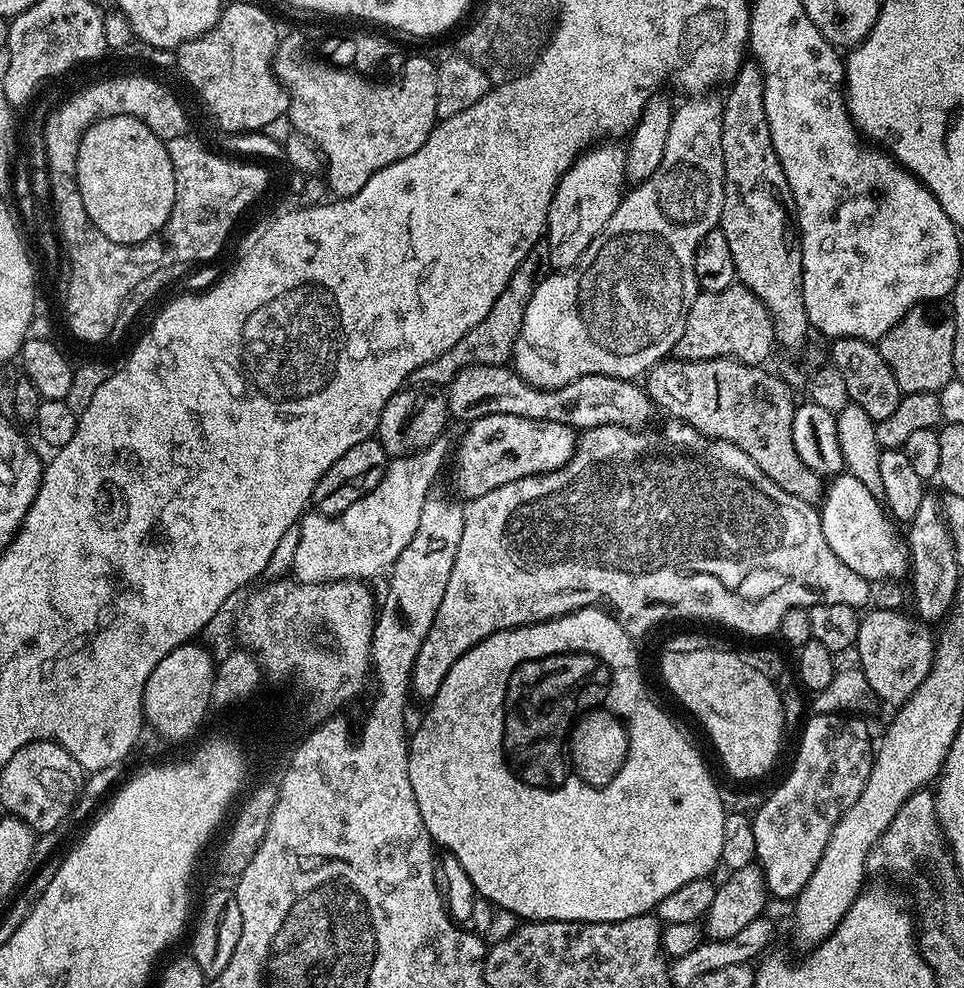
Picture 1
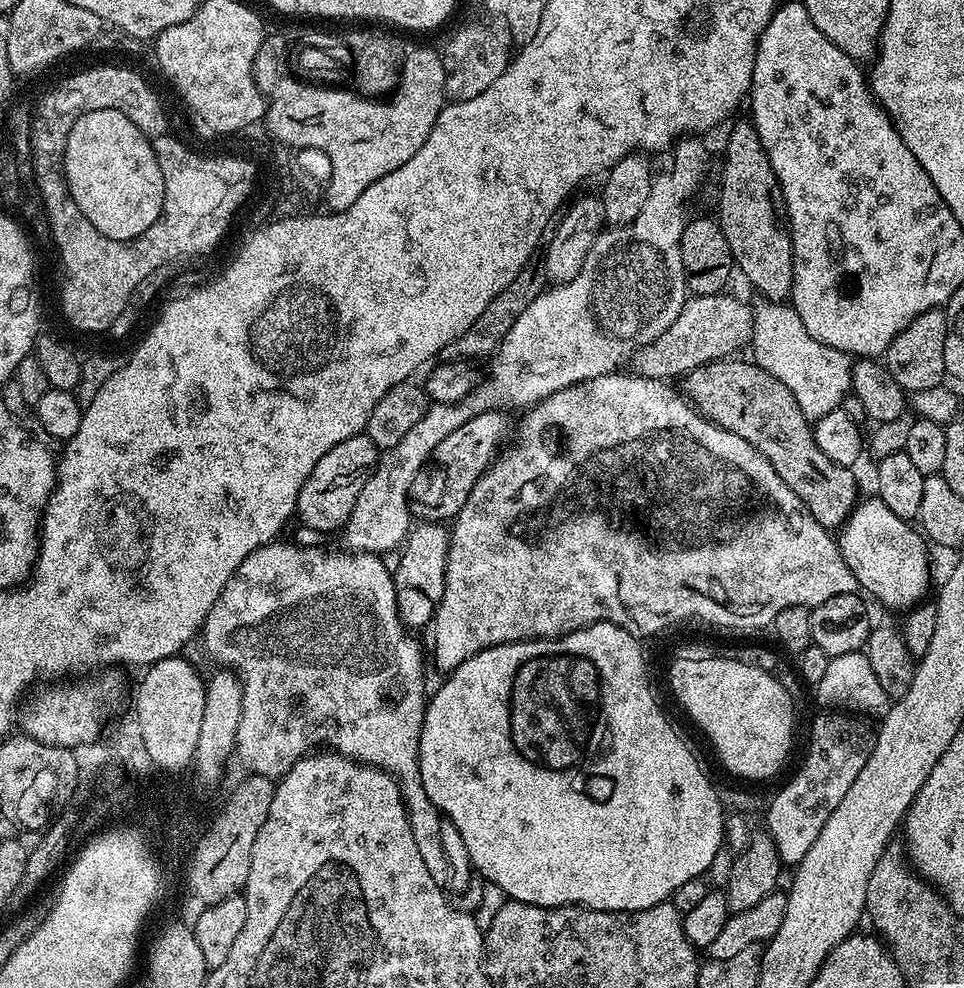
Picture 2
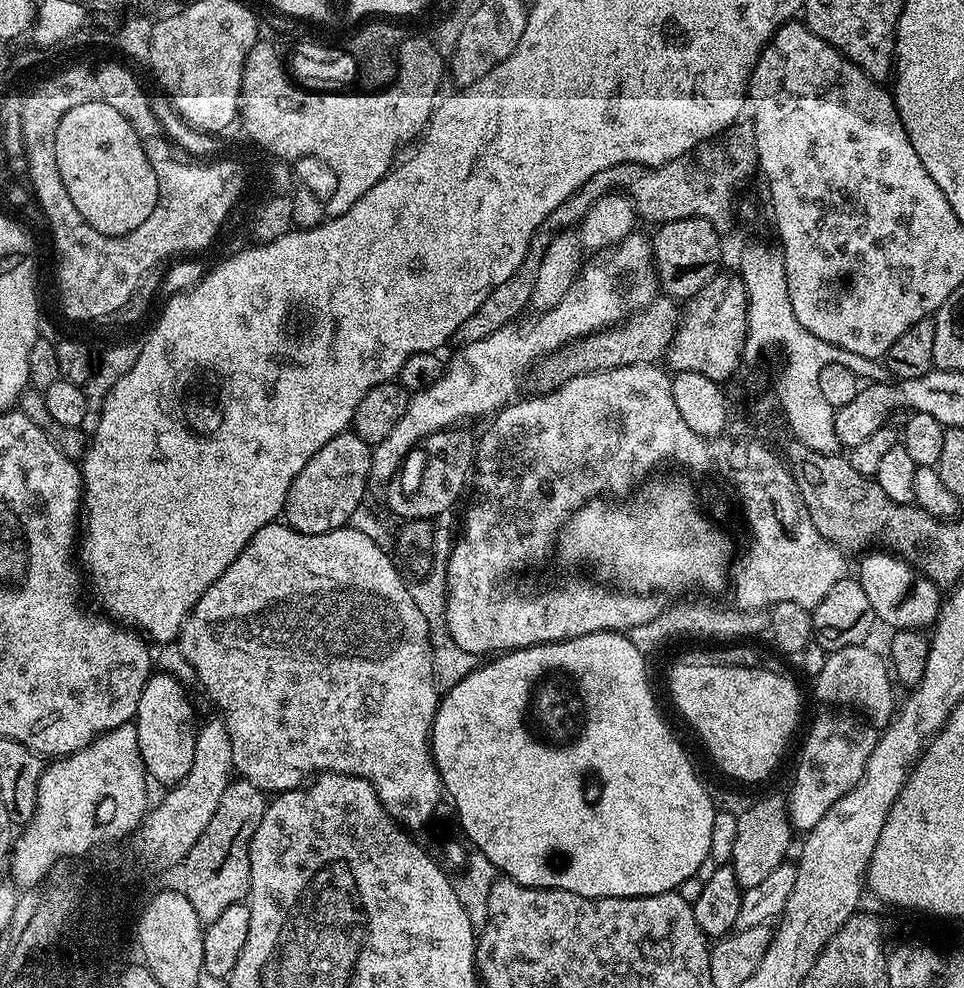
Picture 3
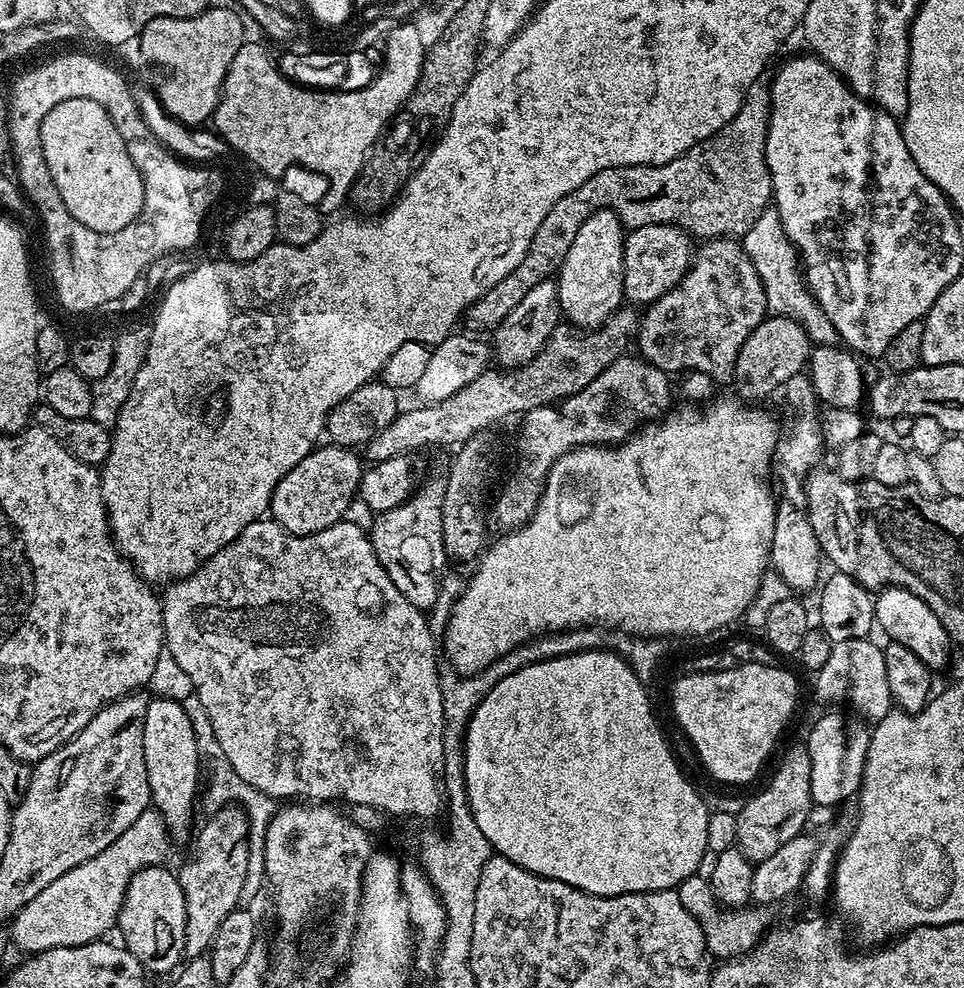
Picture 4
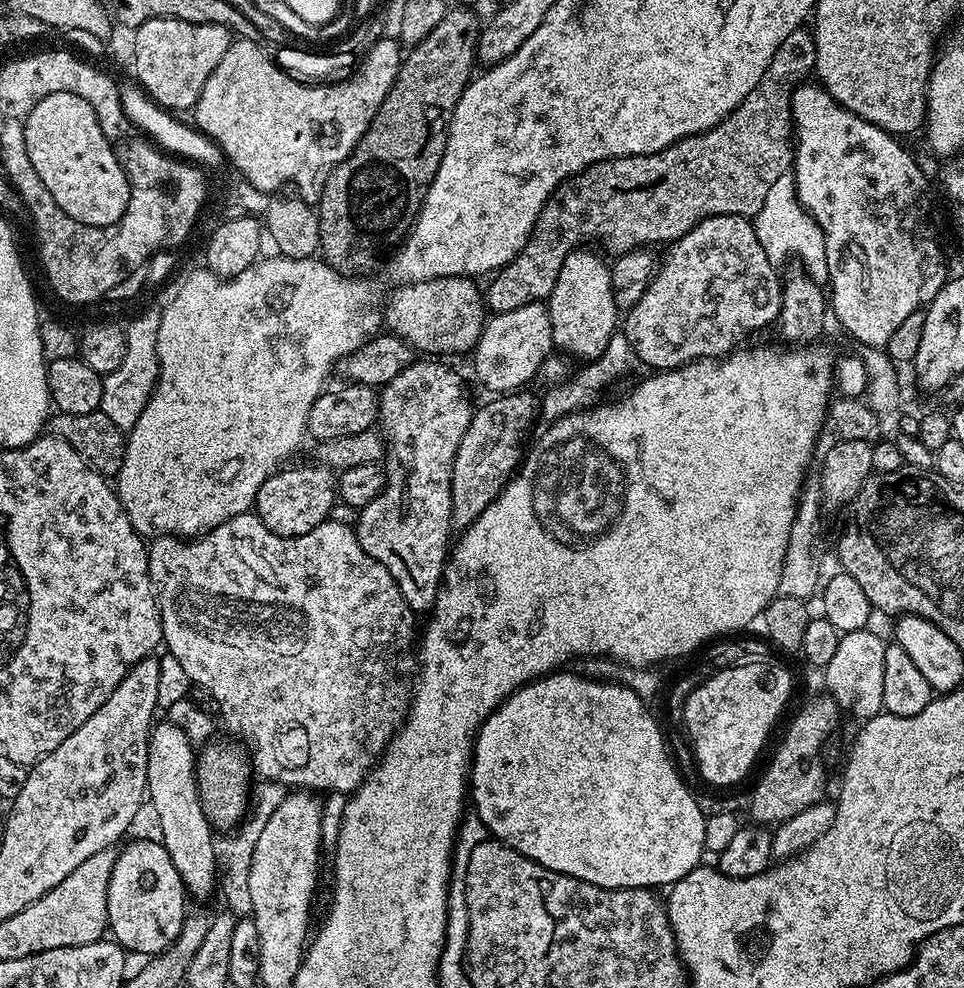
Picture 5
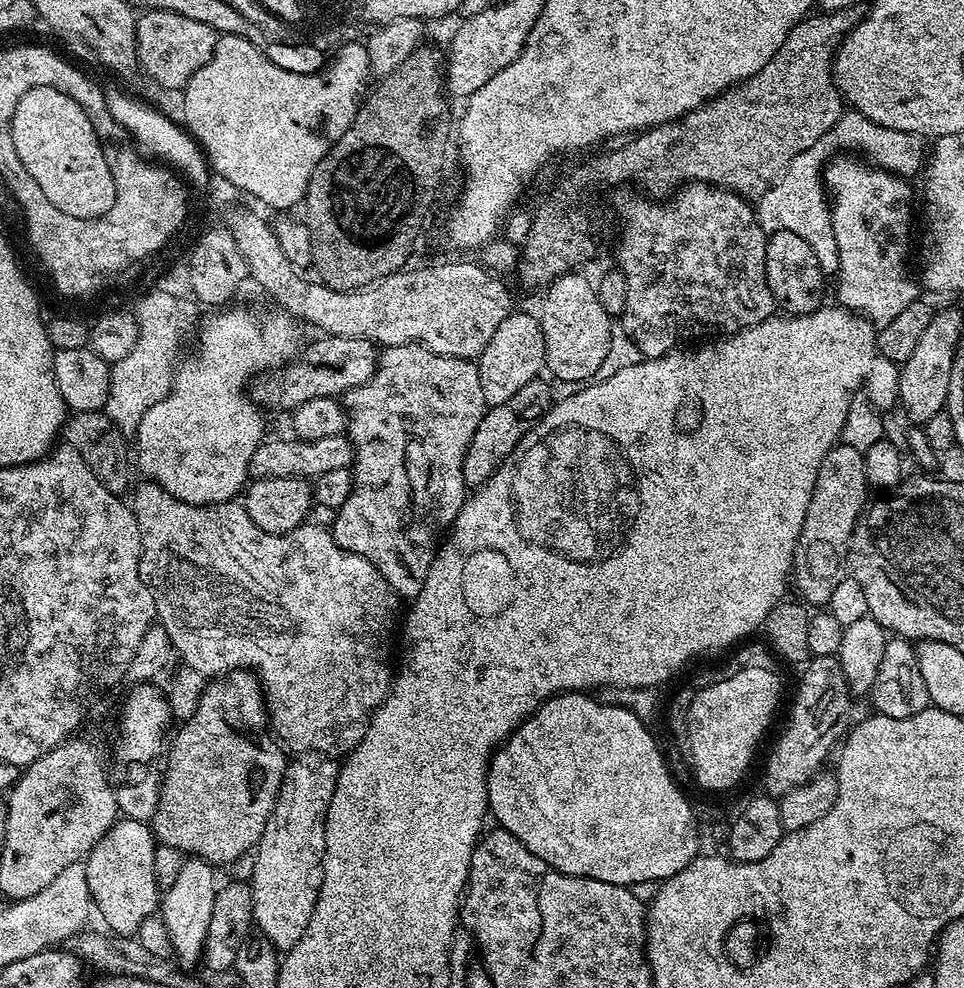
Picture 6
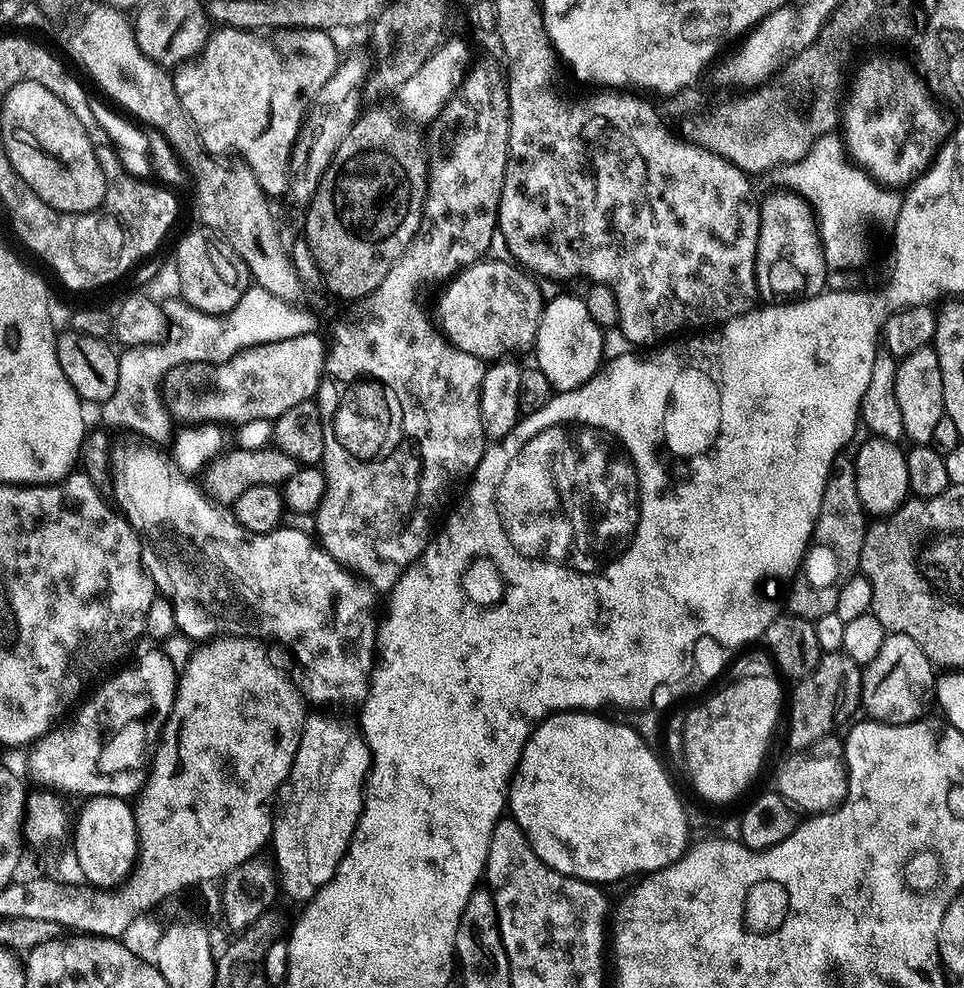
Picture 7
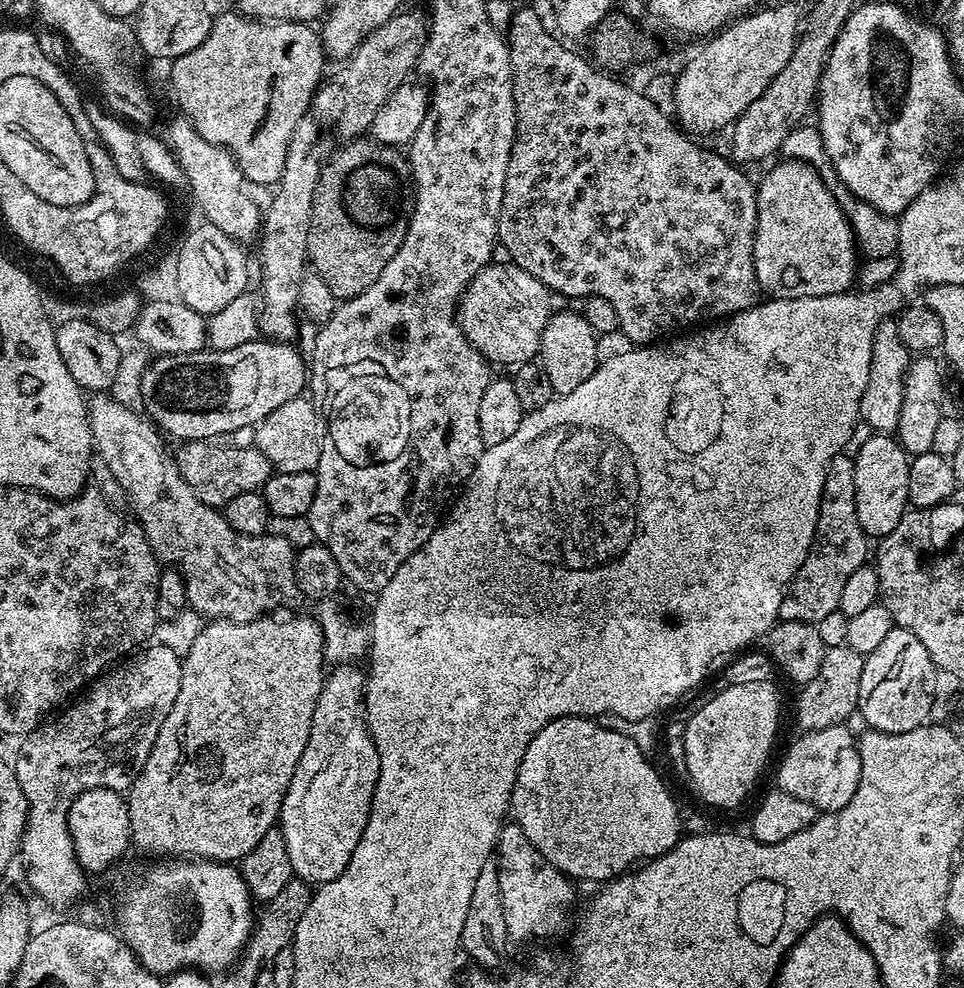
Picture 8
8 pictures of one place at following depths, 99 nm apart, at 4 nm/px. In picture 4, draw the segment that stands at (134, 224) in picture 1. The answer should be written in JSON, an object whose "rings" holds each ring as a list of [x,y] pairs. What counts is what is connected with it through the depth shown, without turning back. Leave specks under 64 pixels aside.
{"rings":[[[90,98],[58,102],[58,106],[42,118],[42,154],[46,158],[52,184],[58,186],[58,194],[62,194],[66,210],[70,210],[72,217],[82,222],[82,226],[90,226],[90,230],[98,234],[114,234],[140,217],[144,208],[143,171],[136,165],[129,141],[118,134],[118,126],[114,126],[110,114],[106,114],[98,102],[90,102]]]}

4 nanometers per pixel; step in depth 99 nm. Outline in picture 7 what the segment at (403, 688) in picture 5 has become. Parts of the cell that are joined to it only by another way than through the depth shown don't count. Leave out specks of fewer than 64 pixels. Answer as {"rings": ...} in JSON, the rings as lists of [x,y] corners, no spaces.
{"rings":[[[136,442],[129,448],[117,447],[112,454],[112,491],[116,496],[114,504],[122,513],[129,526],[136,531],[140,539],[140,561],[152,583],[156,585],[157,593],[171,604],[176,619],[176,627],[193,642],[207,642],[213,638],[223,636],[238,636],[241,638],[255,638],[261,642],[277,640],[280,644],[296,644],[296,660],[300,663],[298,688],[303,699],[312,704],[356,704],[359,705],[368,697],[368,687],[372,685],[372,669],[378,659],[376,651],[376,630],[378,627],[378,612],[376,616],[376,599],[378,593],[367,580],[357,578],[345,565],[339,564],[334,557],[314,542],[313,537],[289,526],[275,528],[272,532],[247,532],[238,522],[238,518],[231,507],[217,504],[207,495],[199,483],[192,481],[180,471],[176,461],[167,451],[159,452],[159,447],[148,442]]]}

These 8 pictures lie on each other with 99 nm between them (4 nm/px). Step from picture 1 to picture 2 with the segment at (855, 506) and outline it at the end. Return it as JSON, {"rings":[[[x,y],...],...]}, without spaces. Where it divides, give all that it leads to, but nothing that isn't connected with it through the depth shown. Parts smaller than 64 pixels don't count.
{"rings":[[[878,498],[871,499],[861,499],[839,529],[840,553],[846,566],[850,566],[857,585],[861,589],[865,588],[863,591],[869,597],[872,595],[878,603],[885,604],[888,608],[911,610],[927,597],[924,595],[928,592],[925,537],[909,521],[898,518],[890,506]]]}

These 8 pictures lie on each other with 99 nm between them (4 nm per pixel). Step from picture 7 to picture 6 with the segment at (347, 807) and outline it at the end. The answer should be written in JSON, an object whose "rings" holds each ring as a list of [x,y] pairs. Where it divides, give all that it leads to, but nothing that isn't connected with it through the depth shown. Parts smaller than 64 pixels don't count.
{"rings":[[[320,758],[317,764],[307,764],[300,760],[289,763],[284,771],[284,781],[278,790],[276,805],[272,811],[272,819],[262,834],[260,843],[254,849],[256,861],[252,864],[252,919],[259,935],[271,942],[277,950],[293,948],[306,934],[306,926],[310,922],[310,914],[314,914],[316,893],[322,886],[324,877],[324,851],[326,850],[326,826],[328,807],[336,789],[338,764],[332,758]]]}

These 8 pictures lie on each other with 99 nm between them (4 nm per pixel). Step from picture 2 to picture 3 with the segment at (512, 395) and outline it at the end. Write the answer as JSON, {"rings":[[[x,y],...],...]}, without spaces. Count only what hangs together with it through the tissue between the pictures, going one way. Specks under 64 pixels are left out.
{"rings":[[[633,230],[625,240],[618,242],[611,248],[606,248],[595,253],[590,262],[585,263],[581,273],[576,277],[574,286],[554,306],[549,312],[541,312],[535,318],[533,324],[528,324],[523,328],[520,322],[513,322],[502,326],[502,330],[494,330],[490,338],[482,338],[479,342],[470,342],[459,349],[460,353],[451,361],[447,361],[446,367],[437,380],[428,388],[423,388],[420,392],[409,395],[408,406],[402,418],[394,424],[394,430],[382,438],[382,442],[374,445],[372,450],[372,474],[370,477],[373,485],[387,486],[396,475],[400,464],[406,454],[414,445],[425,440],[430,434],[443,432],[451,429],[459,420],[468,420],[471,416],[491,417],[500,411],[505,404],[509,403],[517,395],[520,383],[524,380],[524,375],[531,373],[535,365],[539,364],[547,356],[557,352],[559,348],[566,344],[571,344],[573,340],[581,340],[583,336],[588,336],[592,332],[601,332],[604,328],[613,328],[616,324],[623,324],[630,316],[648,308],[658,299],[661,291],[660,282],[656,275],[656,261],[652,259],[652,242],[646,235],[643,236],[640,230]]]}

